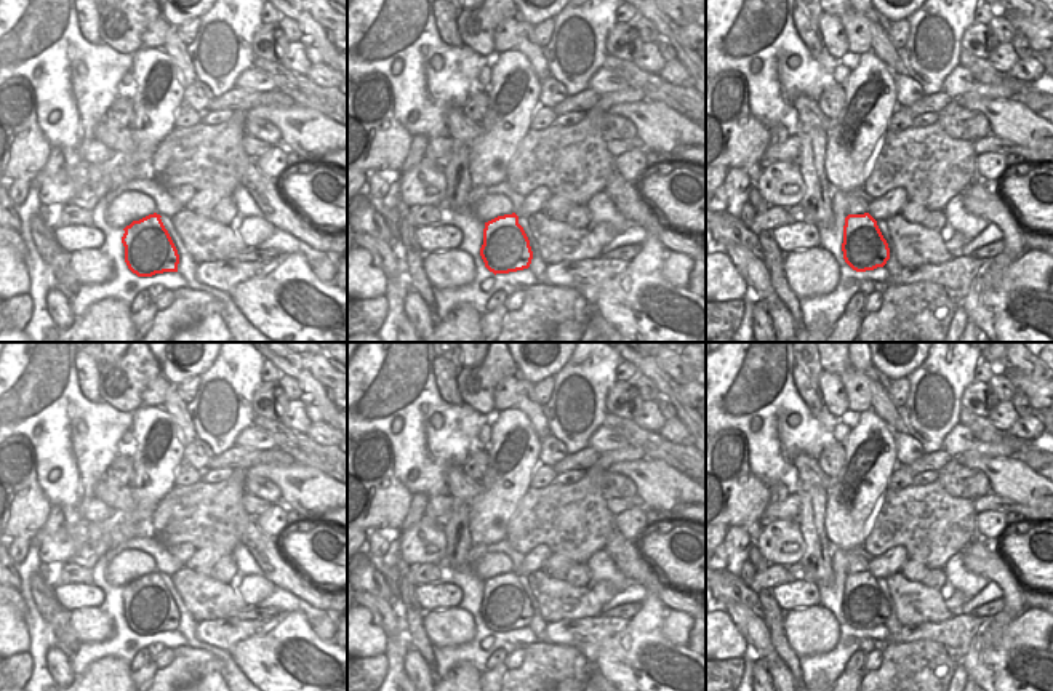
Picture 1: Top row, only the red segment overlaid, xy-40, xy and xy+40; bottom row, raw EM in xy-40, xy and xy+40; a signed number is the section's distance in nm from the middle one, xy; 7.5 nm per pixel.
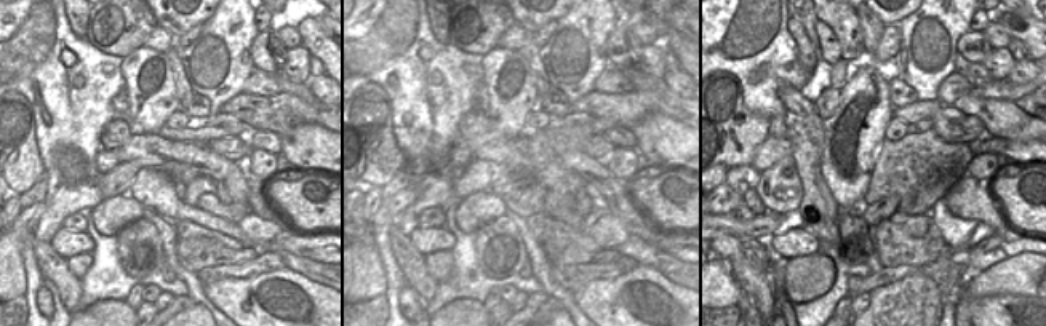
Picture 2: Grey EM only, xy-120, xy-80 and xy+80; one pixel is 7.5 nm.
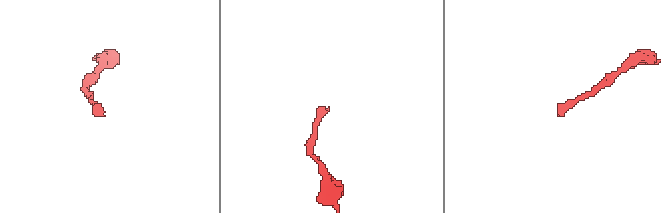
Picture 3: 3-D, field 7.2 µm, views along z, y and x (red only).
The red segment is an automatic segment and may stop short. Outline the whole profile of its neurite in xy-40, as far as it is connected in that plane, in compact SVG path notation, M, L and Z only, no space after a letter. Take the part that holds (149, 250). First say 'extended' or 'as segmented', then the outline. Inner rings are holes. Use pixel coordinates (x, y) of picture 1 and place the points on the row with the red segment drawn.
extended | M154 213L123 229L125 262L136 275L134 291L152 285L171 291L189 286L178 274L179 254L160 218Z

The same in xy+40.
extended | M869 213L845 218L842 251L845 262L855 270L851 283L890 283L891 275L885 269L890 248Z

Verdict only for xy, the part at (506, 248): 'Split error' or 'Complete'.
Split error.

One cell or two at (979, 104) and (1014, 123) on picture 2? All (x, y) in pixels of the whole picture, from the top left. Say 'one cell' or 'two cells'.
one cell

